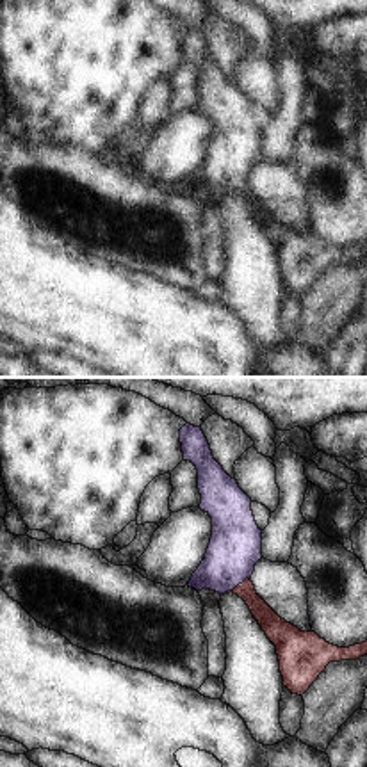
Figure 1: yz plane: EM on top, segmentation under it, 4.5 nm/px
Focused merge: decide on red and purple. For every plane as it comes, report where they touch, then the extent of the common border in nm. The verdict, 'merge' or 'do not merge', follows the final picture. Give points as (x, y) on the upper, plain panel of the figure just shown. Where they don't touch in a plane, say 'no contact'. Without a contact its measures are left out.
meets red at (243, 184); contact 110 nm long

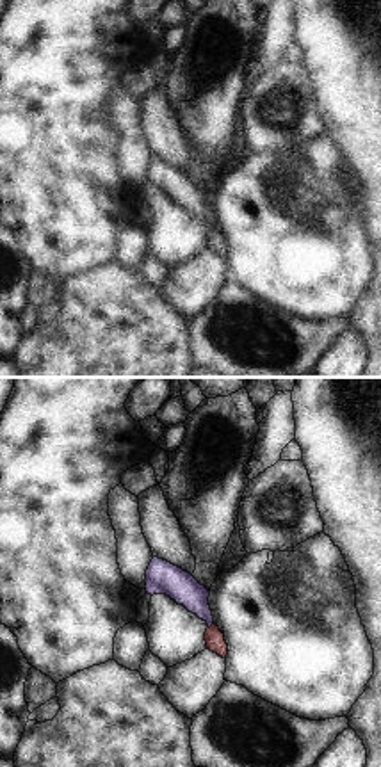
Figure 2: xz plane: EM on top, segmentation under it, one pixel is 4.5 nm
meets red at (210, 228); contact 40 nm long

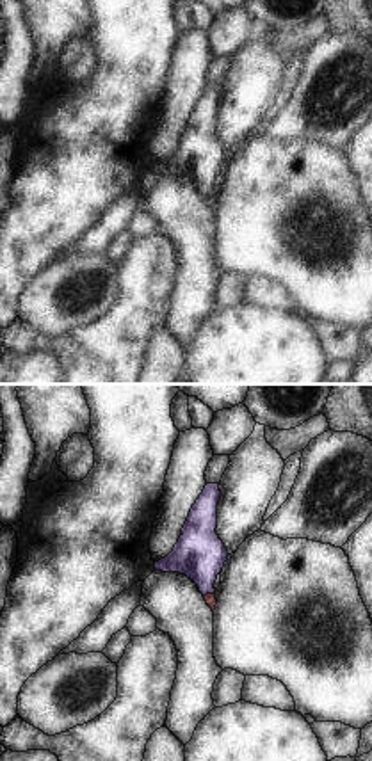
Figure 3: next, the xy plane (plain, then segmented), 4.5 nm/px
meets red at (209, 196); contact 60 nm long

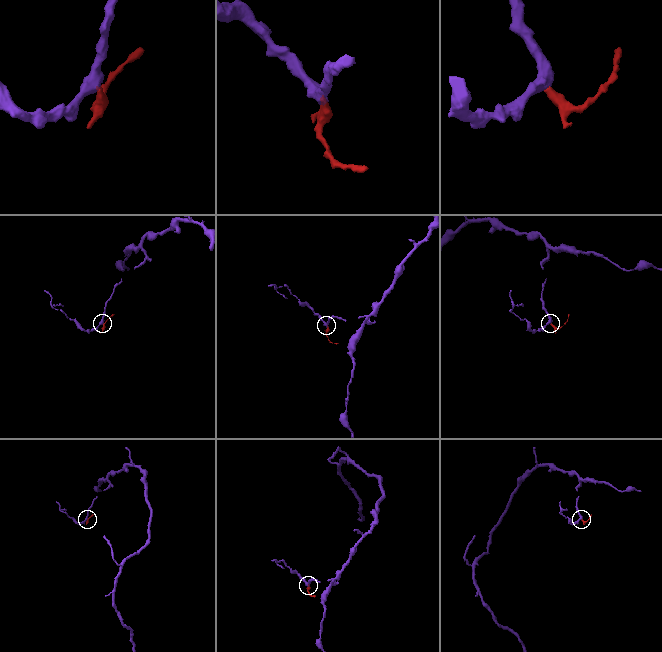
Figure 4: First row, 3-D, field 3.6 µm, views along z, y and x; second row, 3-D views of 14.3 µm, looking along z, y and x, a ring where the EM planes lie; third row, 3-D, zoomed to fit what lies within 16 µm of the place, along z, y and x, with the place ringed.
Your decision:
merge

